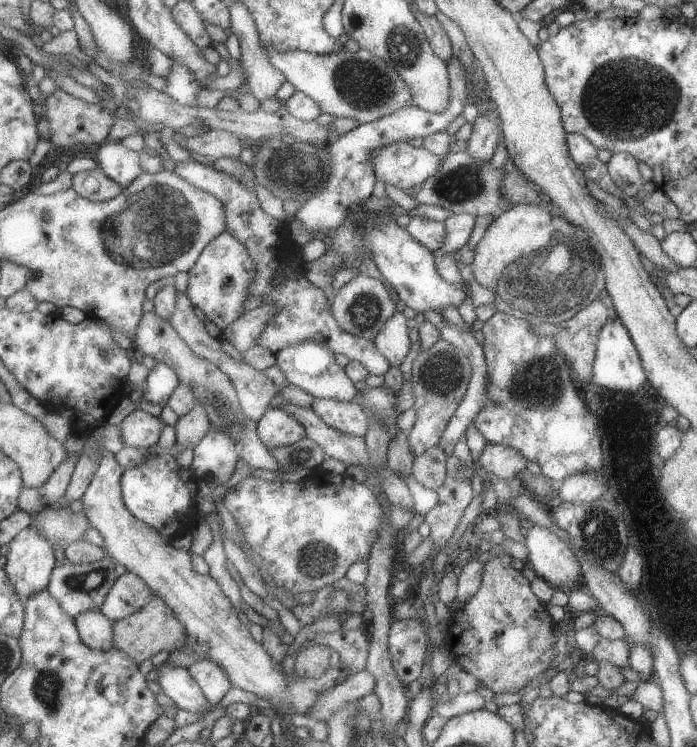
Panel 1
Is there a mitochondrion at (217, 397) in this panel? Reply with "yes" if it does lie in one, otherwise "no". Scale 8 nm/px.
yes

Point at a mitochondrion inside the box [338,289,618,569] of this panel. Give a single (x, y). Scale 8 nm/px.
(538, 384)

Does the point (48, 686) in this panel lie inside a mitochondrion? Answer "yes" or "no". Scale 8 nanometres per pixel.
yes

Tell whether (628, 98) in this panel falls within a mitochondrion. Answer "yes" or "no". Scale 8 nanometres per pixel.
yes

